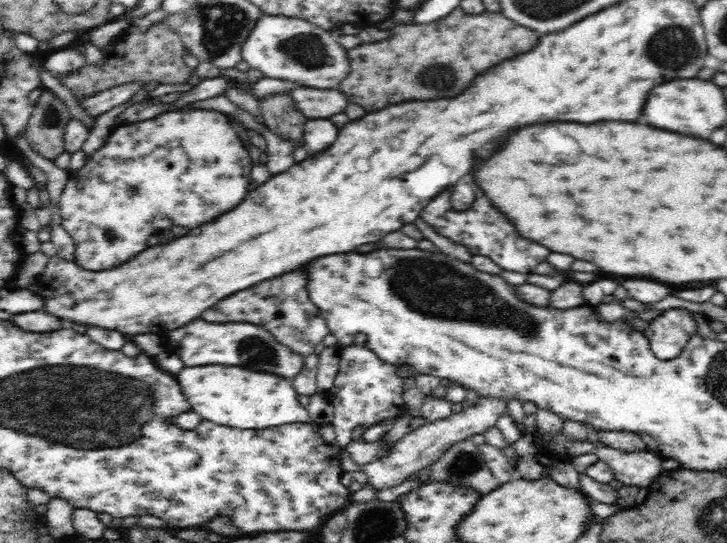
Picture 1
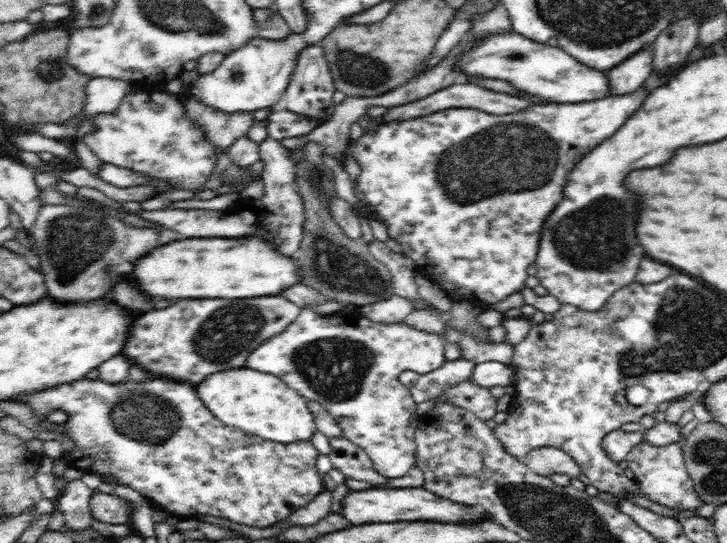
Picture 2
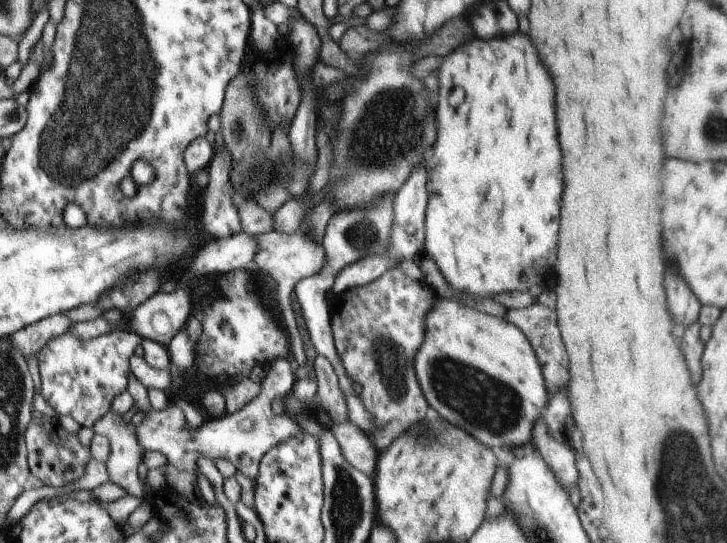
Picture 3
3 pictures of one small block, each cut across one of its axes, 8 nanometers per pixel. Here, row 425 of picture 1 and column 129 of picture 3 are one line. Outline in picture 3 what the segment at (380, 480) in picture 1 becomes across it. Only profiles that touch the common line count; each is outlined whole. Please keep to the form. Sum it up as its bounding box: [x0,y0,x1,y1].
[91,410,146,500]

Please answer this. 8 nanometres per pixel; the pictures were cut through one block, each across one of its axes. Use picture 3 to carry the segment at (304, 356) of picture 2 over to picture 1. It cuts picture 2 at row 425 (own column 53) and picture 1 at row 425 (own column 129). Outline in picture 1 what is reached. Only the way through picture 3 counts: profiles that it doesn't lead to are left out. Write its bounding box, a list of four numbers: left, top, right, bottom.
[326,345,408,450]

